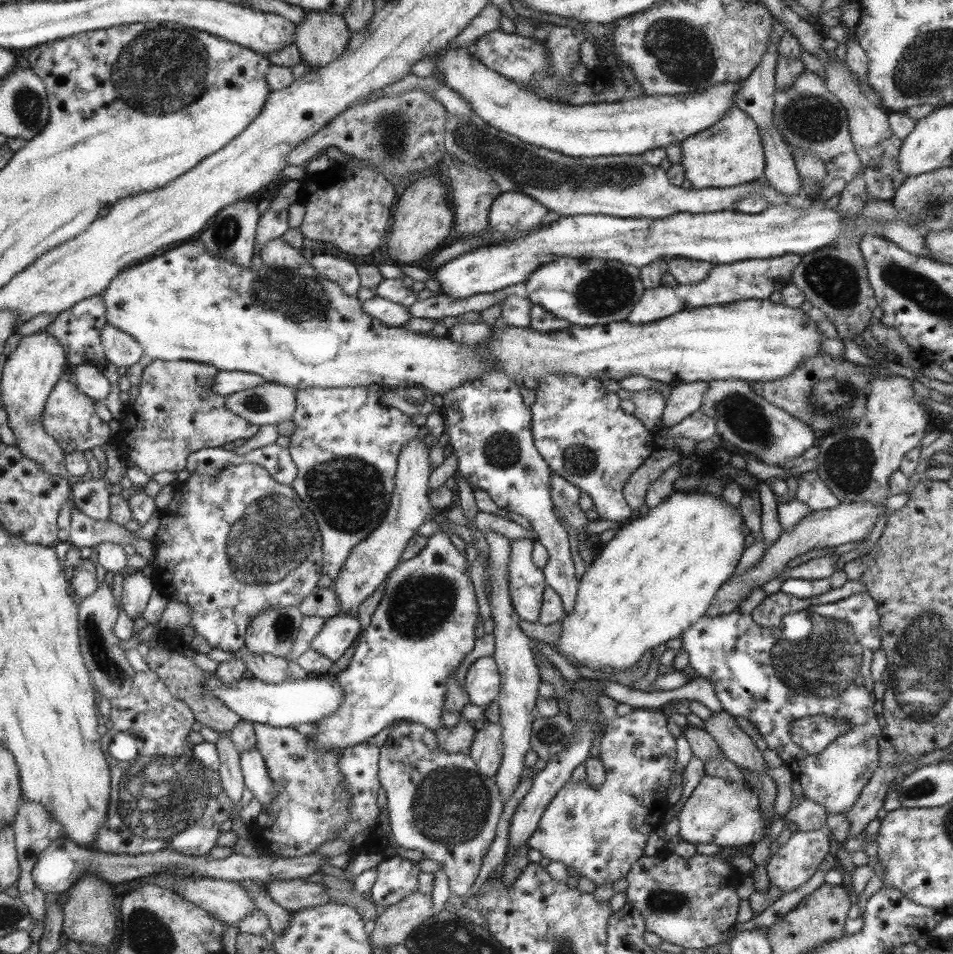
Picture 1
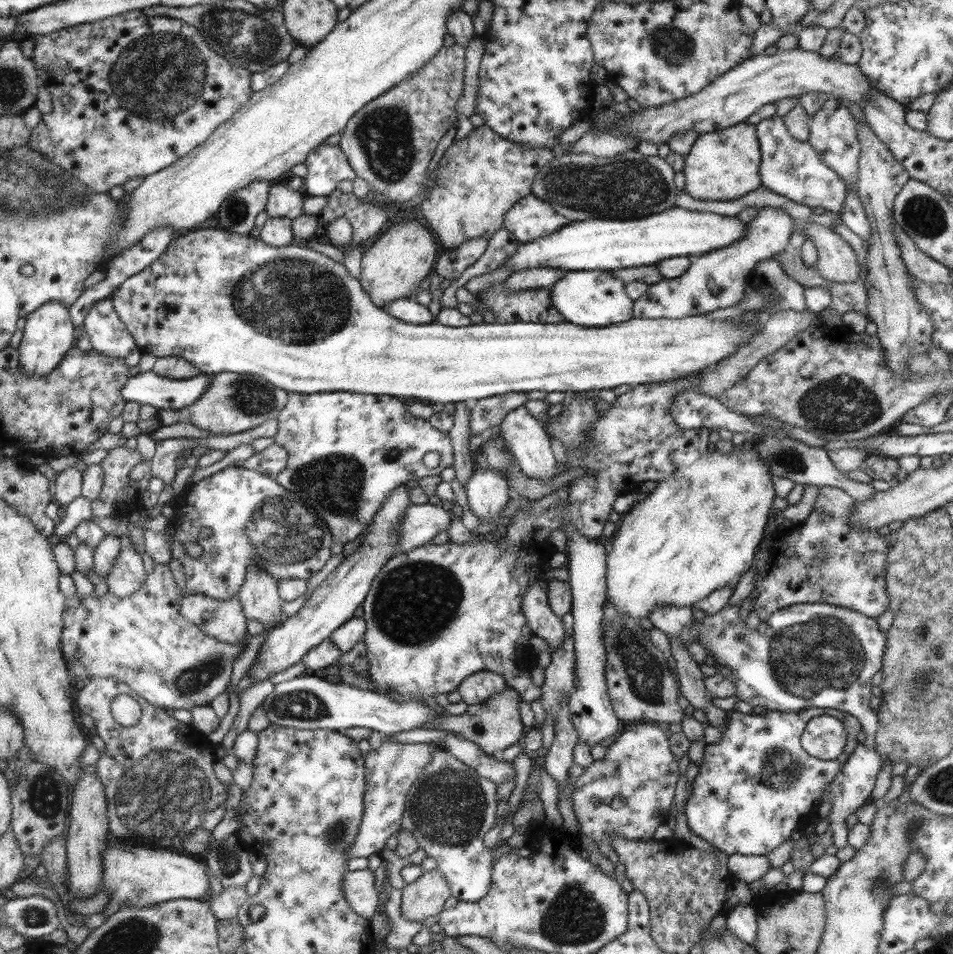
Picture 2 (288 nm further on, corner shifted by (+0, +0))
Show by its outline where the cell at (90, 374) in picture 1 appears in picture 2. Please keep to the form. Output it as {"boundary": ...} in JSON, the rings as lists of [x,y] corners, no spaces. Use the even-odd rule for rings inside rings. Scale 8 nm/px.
{"boundary":[[[143,372],[127,380],[121,390],[125,402],[137,402],[139,406],[153,406],[155,410],[177,412],[193,404],[207,388],[209,376],[199,374],[187,380],[167,380],[155,372]]]}

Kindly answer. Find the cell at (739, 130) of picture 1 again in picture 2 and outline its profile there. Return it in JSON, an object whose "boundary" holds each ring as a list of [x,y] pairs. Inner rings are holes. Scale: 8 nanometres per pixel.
{"boundary":[[[739,122],[719,132],[701,134],[693,144],[691,152],[685,156],[685,192],[693,200],[713,200],[727,202],[745,196],[747,192],[761,186],[759,178],[761,148],[757,144],[755,126]]]}

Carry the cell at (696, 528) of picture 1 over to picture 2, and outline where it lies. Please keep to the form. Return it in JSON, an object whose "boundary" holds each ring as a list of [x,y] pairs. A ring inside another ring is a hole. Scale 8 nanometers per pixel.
{"boundary":[[[735,448],[733,454],[721,454],[721,452],[703,452],[695,464],[691,464],[687,468],[689,472],[683,472],[681,468],[675,472],[671,472],[667,478],[663,478],[661,482],[657,482],[655,490],[639,504],[635,504],[633,508],[629,508],[629,512],[625,512],[621,516],[621,520],[617,522],[617,530],[611,538],[613,542],[613,550],[607,554],[607,602],[611,602],[615,606],[615,610],[619,614],[629,614],[631,618],[649,618],[649,612],[655,606],[681,606],[681,608],[693,608],[695,600],[703,600],[705,596],[709,596],[715,590],[721,590],[723,586],[729,586],[731,582],[735,582],[735,578],[739,578],[741,574],[745,574],[751,564],[753,564],[753,554],[759,550],[759,544],[765,538],[765,524],[767,520],[773,516],[773,508],[779,504],[775,494],[773,494],[773,484],[771,484],[771,474],[765,468],[765,464],[759,460],[757,452],[741,452],[741,448]]]}

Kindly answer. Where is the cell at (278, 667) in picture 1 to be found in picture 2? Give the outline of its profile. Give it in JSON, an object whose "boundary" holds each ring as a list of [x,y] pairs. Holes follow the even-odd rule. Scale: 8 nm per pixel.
{"boundary":[[[185,594],[185,600],[181,602],[181,616],[219,642],[245,646],[249,640],[245,636],[247,618],[237,596],[229,600],[215,600],[207,594]]]}

